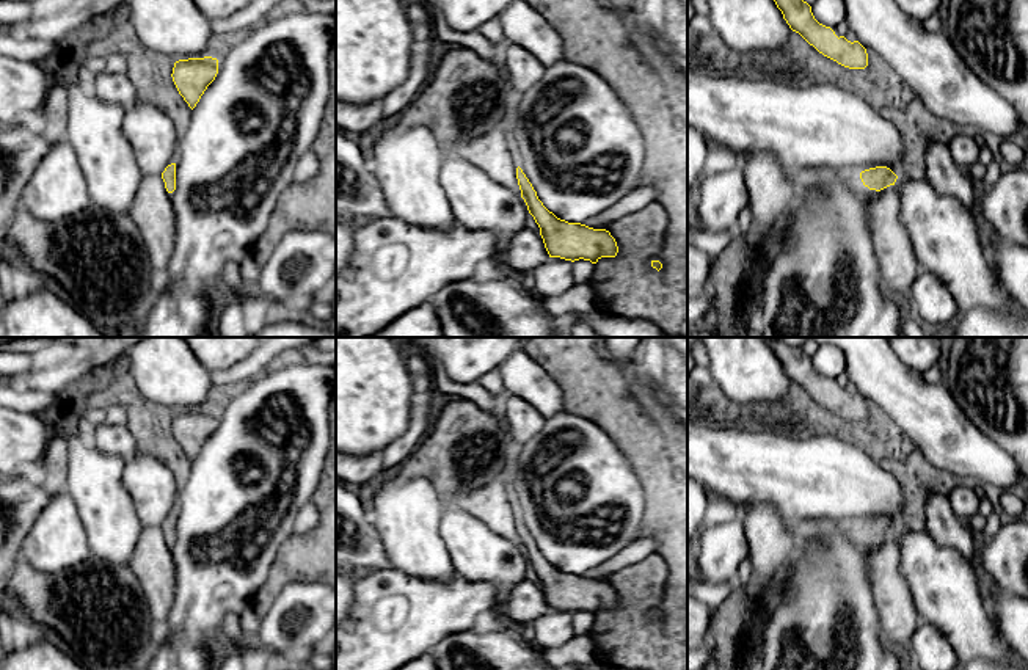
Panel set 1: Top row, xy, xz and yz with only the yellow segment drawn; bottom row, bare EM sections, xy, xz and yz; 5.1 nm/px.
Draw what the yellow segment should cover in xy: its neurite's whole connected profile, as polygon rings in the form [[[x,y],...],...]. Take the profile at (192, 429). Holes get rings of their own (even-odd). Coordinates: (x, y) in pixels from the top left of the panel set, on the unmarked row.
[[[212,408],[179,411],[173,419],[173,433],[193,461],[218,425],[218,411]]]

